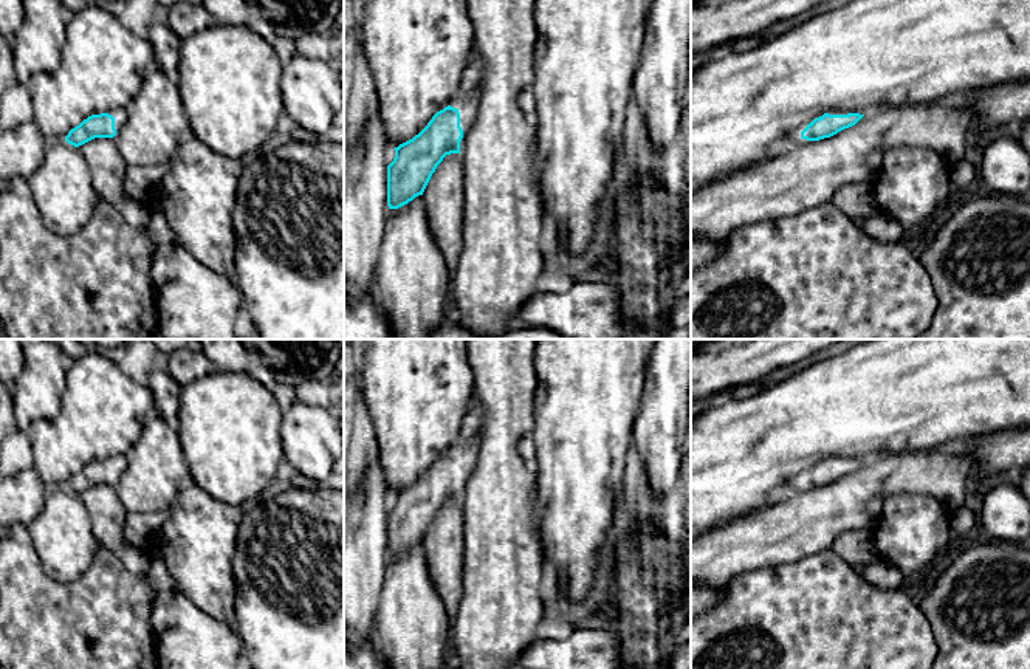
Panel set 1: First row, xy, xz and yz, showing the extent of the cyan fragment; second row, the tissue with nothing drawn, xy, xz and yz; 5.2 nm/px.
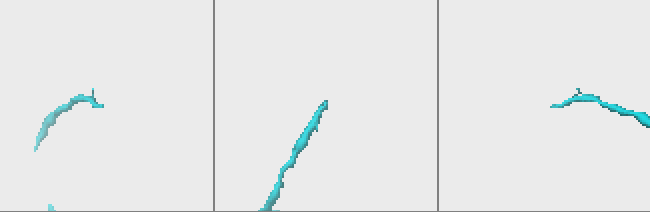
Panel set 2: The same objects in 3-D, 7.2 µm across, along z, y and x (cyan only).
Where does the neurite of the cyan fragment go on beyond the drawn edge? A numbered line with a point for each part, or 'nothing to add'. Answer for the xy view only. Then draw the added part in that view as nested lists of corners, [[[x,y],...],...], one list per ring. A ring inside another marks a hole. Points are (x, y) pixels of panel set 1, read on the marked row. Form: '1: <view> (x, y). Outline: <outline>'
1: xy (121, 115). Outline: [[[119,107],[115,110],[107,112],[108,115],[112,115],[115,118],[115,129],[116,129],[116,135],[112,139],[118,139],[121,129],[124,127],[124,124],[129,119],[129,112],[127,107]]]

